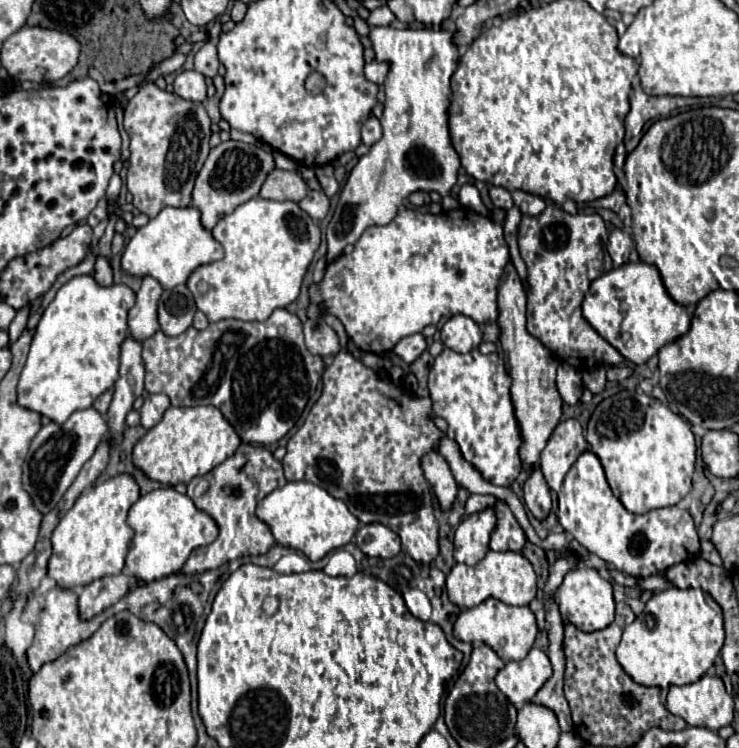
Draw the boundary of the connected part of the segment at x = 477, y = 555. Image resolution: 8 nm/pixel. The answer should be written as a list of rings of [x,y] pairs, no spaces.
[[[487,508],[471,514],[455,530],[455,560],[475,566],[489,550],[489,536],[495,528],[495,512]]]

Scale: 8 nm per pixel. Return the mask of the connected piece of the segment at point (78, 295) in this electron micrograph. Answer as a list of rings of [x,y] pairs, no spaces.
[[[91,274],[73,276],[69,282],[65,282],[57,290],[51,304],[43,310],[35,328],[31,350],[17,384],[17,402],[33,412],[39,412],[41,416],[51,418],[57,424],[65,422],[73,412],[89,408],[95,398],[99,398],[119,378],[119,348],[129,332],[127,312],[133,304],[135,292],[125,284],[99,286]]]

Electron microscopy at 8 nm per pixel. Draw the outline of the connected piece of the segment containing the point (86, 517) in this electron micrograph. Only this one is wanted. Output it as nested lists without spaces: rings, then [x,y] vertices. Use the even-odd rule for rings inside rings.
[[[119,474],[87,488],[53,530],[53,554],[47,562],[47,576],[53,578],[59,588],[75,590],[97,578],[121,574],[133,538],[133,528],[127,524],[127,510],[137,500],[139,486],[129,474]]]

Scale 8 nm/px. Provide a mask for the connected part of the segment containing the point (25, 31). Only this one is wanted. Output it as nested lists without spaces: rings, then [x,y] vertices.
[[[23,26],[3,42],[1,64],[17,80],[53,82],[67,76],[75,68],[79,52],[81,52],[81,46],[77,38],[73,38],[73,34],[65,34],[63,30],[39,28],[39,26]]]

